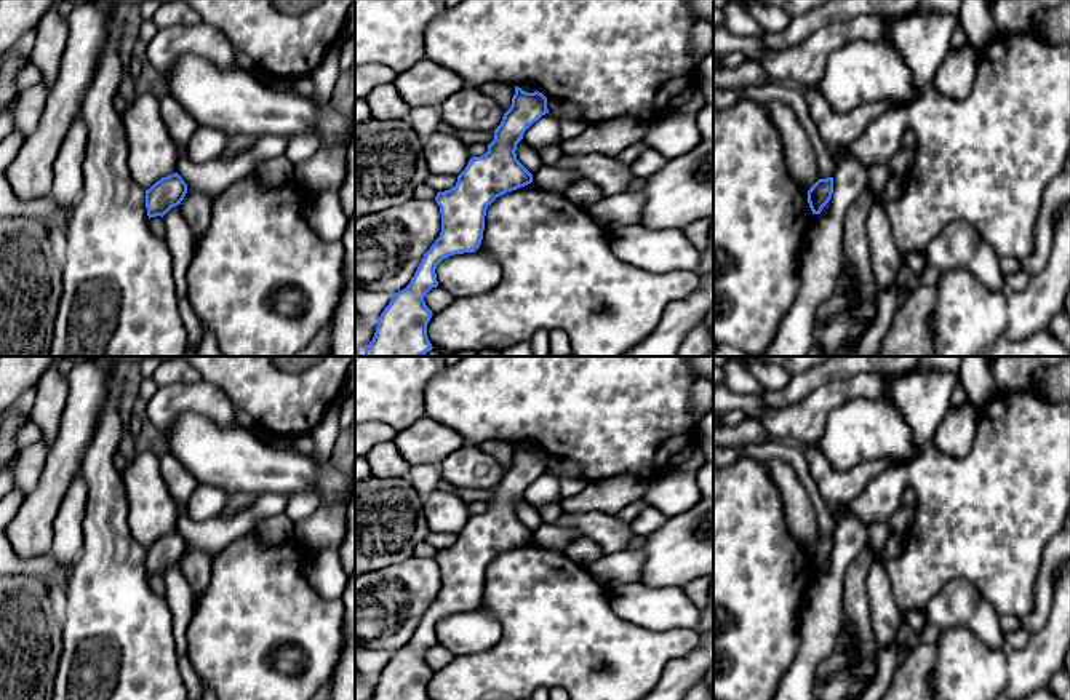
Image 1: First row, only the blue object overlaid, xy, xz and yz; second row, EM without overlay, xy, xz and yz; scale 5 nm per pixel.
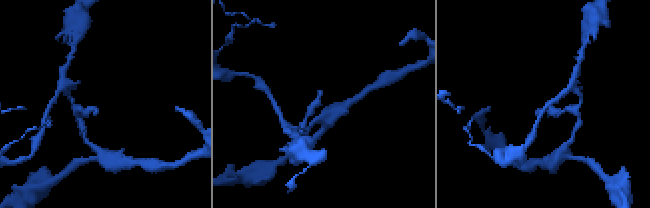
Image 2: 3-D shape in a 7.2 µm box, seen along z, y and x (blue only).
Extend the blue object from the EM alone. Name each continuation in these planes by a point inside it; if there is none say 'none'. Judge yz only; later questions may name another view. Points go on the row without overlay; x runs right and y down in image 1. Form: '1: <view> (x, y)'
none

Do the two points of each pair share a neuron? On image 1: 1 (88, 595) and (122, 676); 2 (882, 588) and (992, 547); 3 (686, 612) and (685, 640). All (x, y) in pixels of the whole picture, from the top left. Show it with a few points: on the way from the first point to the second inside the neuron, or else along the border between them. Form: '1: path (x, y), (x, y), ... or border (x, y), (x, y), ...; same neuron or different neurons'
1: path (109, 616), (117, 633), (117, 656); same neuron
2: border (883, 561), (888, 571), (888, 587), (904, 616); different neurons
3: border (696, 628), (646, 630); different neurons

